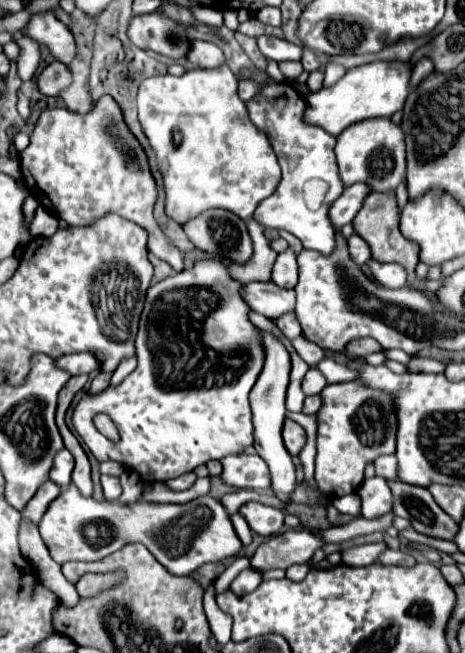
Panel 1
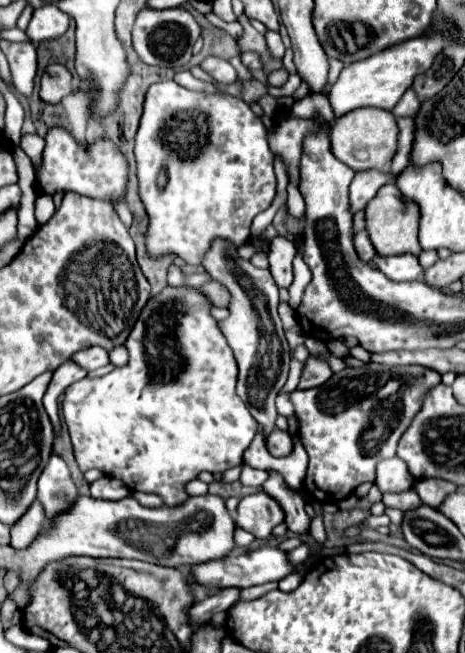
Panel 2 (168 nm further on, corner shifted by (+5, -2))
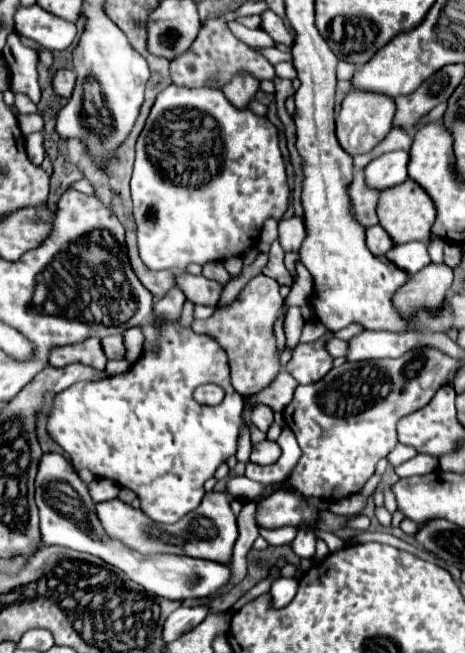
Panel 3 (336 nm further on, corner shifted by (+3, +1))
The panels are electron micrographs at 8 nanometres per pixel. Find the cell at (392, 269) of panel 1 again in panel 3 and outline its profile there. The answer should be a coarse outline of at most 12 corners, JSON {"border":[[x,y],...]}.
{"border":[[425,243],[395,245],[385,257],[409,275],[431,263]]}

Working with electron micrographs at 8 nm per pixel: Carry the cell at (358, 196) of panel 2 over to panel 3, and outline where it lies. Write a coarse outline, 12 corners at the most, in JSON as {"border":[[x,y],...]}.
{"border":[[391,151],[365,167],[365,185],[389,189],[407,179],[407,151]]}

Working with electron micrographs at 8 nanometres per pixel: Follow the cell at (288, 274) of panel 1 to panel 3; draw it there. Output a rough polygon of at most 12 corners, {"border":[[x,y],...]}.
{"border":[[301,217],[279,221],[279,243],[297,253],[305,239]]}

